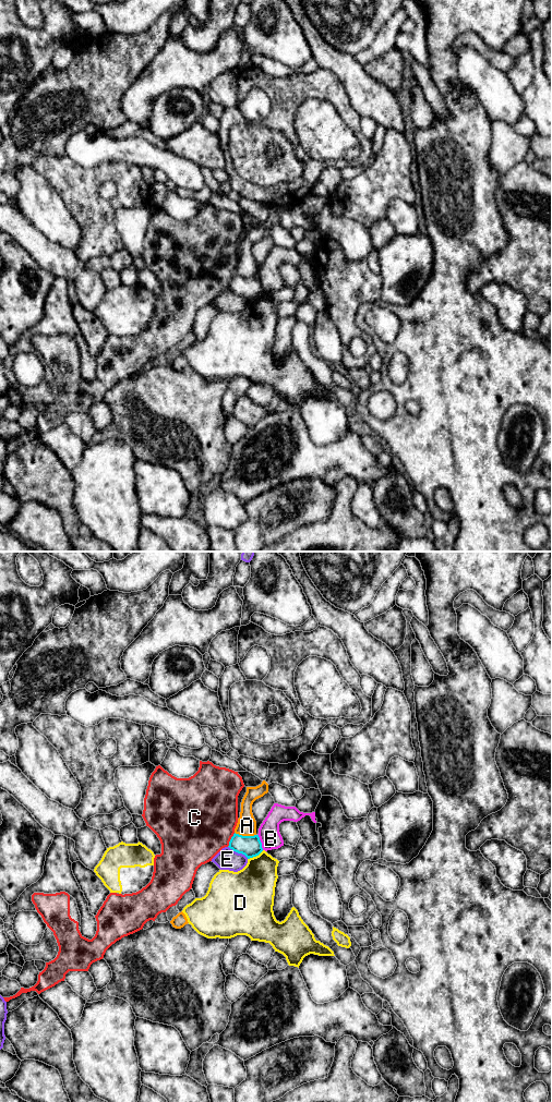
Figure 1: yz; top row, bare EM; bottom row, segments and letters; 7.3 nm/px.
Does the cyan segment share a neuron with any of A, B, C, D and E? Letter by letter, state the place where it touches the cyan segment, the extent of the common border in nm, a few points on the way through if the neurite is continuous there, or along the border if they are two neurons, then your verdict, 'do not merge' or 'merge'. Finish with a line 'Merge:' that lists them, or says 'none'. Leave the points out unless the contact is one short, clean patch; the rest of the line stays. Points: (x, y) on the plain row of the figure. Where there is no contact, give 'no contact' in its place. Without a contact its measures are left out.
A: contact yz (246, 278); length 160 nm; do not merge
B: contact yz (260, 283); length 130 nm; border yz (258, 276), (263, 291); do not merge
C: contact yz (230, 281); length 120 nm; do not merge
D: contact yz (255, 298); length 140 nm; border yz (263, 292), (248, 301); do not merge
E: contact yz (238, 294); length 180 nm; do not merge
Merge: none

